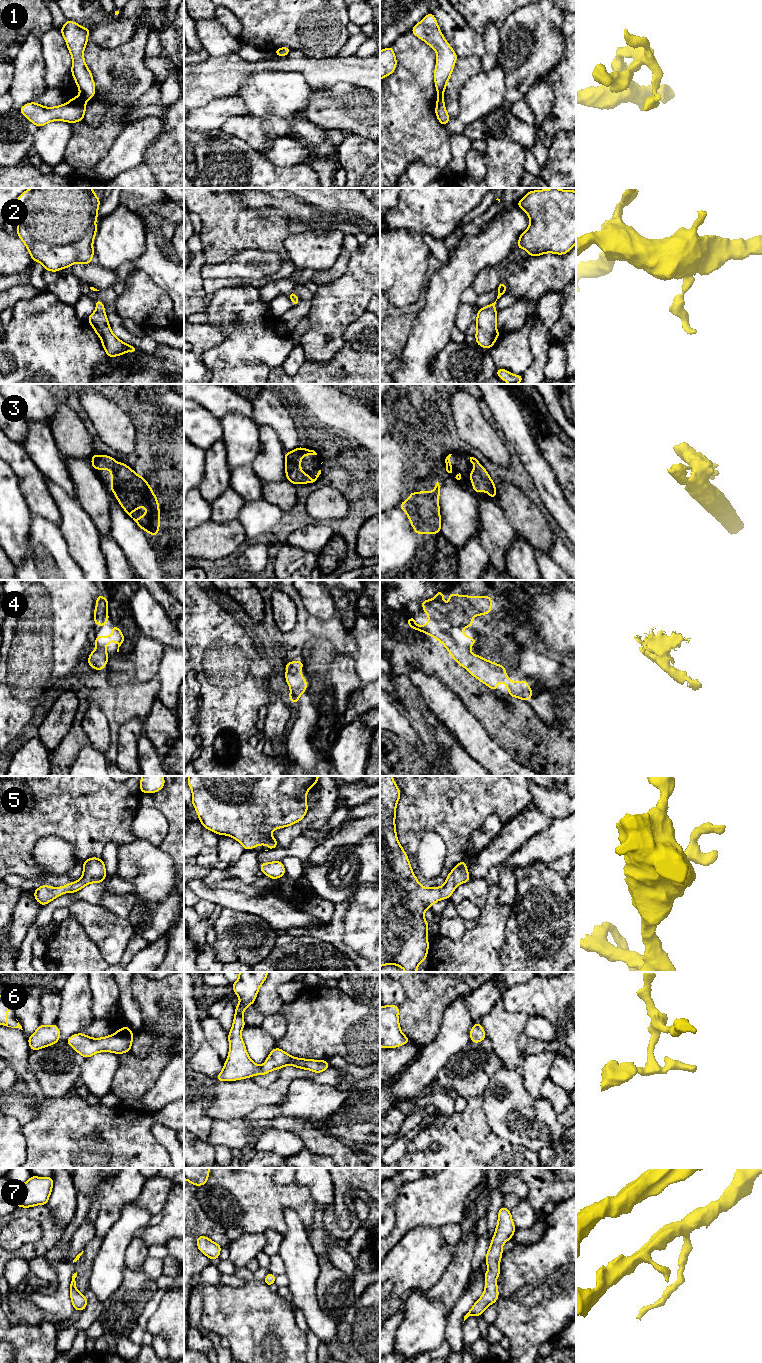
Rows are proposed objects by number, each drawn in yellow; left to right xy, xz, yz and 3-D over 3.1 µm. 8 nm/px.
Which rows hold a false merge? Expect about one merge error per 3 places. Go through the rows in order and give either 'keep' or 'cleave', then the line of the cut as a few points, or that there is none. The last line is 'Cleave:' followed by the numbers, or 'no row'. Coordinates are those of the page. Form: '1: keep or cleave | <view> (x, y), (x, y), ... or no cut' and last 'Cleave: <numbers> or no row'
1: cleave | xy (80, 94), (85, 101)
2: keep | no cut
3: keep | no cut
4: keep | no cut
5: keep | no cut
6: keep | no cut
7: keep | no cut
Cleave: 1

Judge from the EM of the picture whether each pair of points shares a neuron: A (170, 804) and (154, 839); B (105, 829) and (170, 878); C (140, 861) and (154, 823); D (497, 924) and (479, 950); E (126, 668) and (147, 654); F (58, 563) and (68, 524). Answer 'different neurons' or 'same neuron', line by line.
A: different neurons
B: different neurons
C: different neurons
D: same neuron
E: different neurons
F: different neurons

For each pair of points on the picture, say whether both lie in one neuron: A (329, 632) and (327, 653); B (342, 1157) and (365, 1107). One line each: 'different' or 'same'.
A: different
B: different

